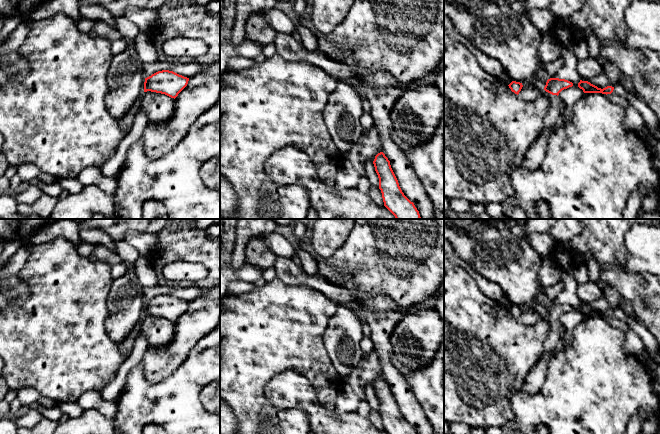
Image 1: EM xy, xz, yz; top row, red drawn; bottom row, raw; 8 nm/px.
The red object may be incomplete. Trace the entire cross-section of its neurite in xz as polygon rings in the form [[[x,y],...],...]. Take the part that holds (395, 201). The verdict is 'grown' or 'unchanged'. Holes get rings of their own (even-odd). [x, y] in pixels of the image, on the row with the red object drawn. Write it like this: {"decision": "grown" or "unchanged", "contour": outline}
{"decision": "unchanged", "contour": [[[383,152],[375,156],[373,164],[379,178],[379,189],[382,193],[384,206],[396,219],[421,219],[414,203],[402,192],[390,161]]]}

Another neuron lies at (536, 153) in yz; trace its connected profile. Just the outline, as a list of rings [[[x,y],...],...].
[[[554,129],[542,132],[538,139],[528,149],[521,166],[528,170],[538,169],[541,165],[548,147],[548,141]]]

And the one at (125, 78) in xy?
[[[125,16],[116,18],[116,28],[127,48],[113,56],[107,75],[109,86],[105,105],[112,117],[119,121],[144,93],[145,75],[134,40],[141,30]]]

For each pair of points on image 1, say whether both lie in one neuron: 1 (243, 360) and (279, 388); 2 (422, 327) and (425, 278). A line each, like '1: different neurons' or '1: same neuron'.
1: different neurons
2: different neurons

